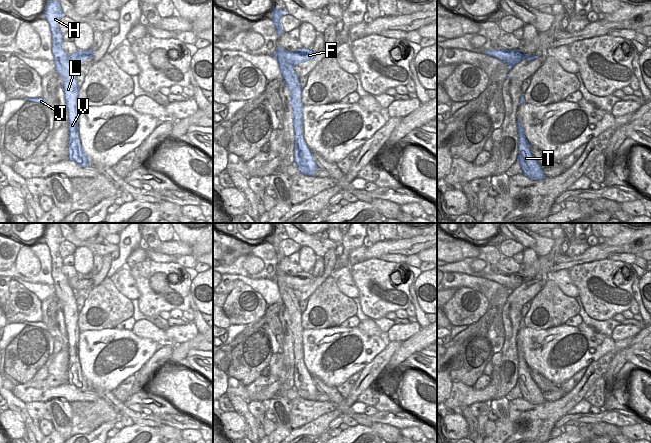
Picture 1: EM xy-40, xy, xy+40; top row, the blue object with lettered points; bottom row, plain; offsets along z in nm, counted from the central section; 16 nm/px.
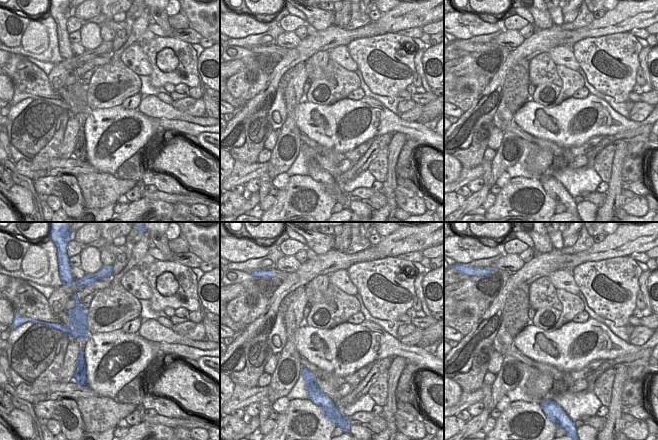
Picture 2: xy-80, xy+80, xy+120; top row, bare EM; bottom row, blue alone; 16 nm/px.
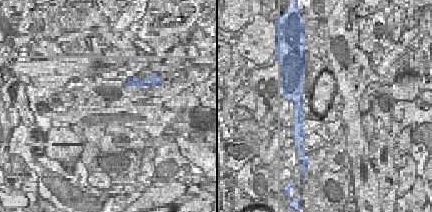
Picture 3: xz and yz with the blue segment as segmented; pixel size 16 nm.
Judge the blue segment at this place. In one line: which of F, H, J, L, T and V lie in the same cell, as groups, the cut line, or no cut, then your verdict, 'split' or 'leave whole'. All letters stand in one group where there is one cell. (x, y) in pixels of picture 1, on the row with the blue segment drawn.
F / H J L T V; cut in xy along (286, 50), (286, 60), (293, 66); split

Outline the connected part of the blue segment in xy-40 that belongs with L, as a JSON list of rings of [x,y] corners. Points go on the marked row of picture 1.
[[[59,0],[47,1],[47,7],[43,13],[50,25],[55,70],[63,80],[63,91],[68,113],[68,159],[80,167],[87,167],[90,166],[89,157],[82,148],[78,131],[78,117],[81,108],[78,102],[79,87],[77,86],[73,65],[68,60],[68,55],[62,49],[63,34],[60,32],[59,22],[65,15],[62,12]]]

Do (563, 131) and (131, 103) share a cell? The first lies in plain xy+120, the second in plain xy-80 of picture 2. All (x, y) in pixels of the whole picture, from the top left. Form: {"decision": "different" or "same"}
{"decision": "different"}

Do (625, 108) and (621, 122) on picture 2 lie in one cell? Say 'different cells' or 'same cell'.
different cells

